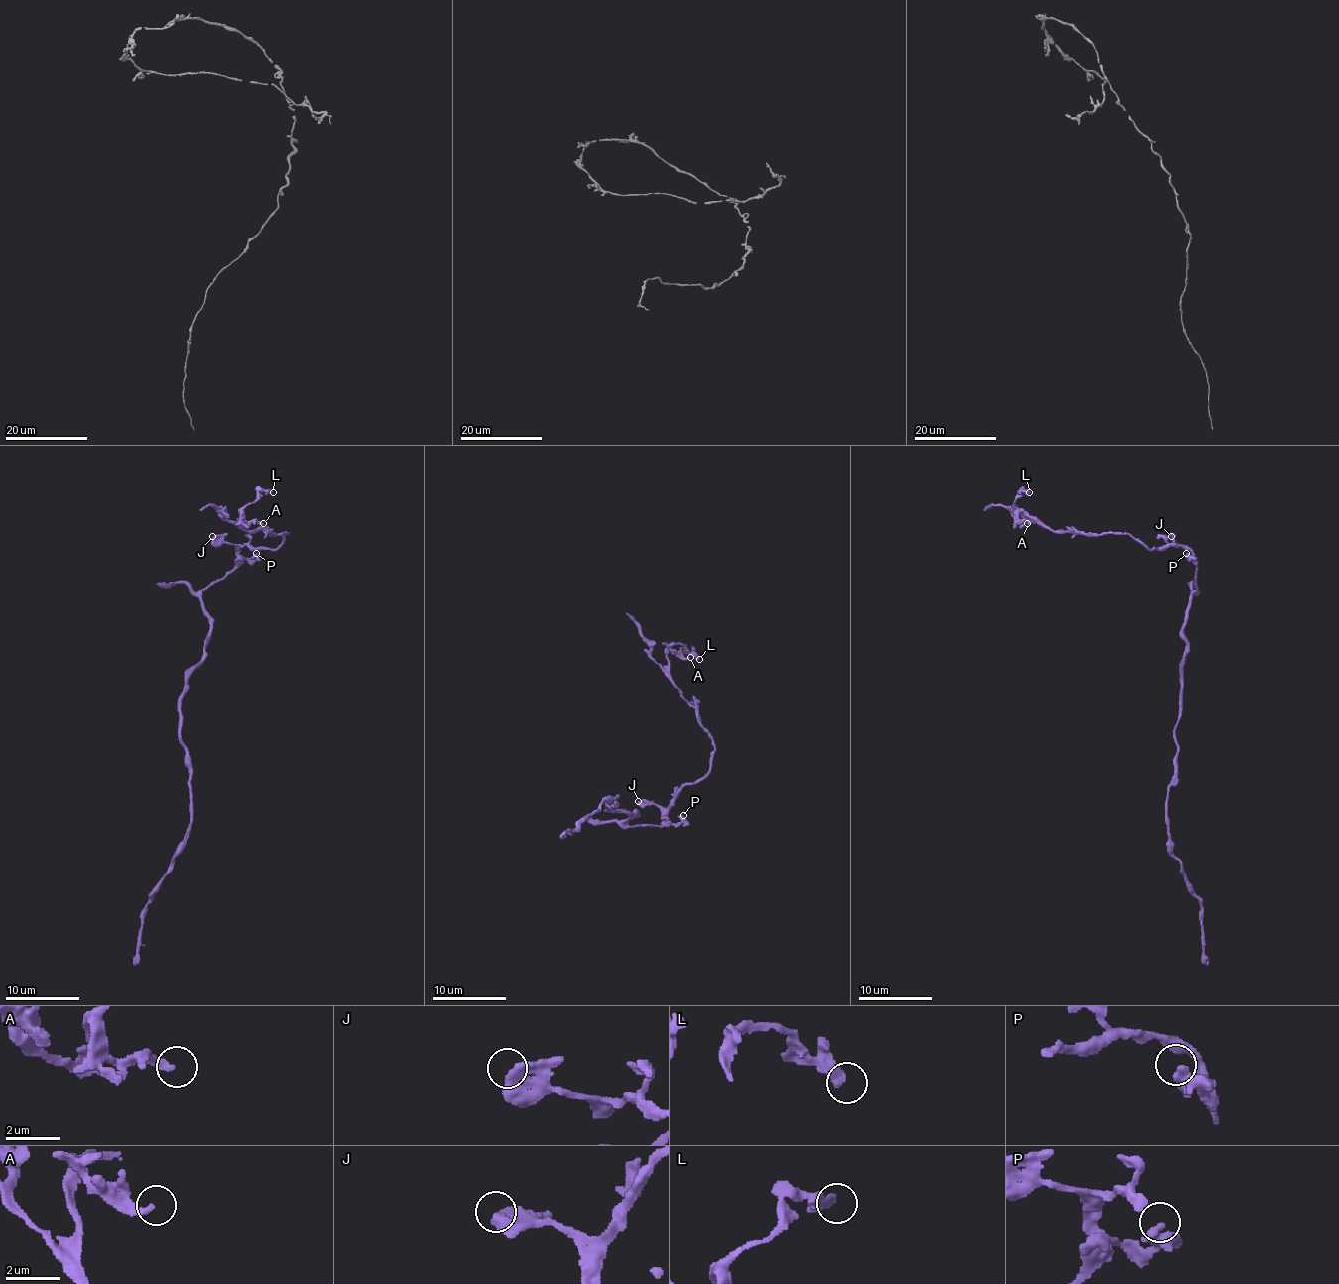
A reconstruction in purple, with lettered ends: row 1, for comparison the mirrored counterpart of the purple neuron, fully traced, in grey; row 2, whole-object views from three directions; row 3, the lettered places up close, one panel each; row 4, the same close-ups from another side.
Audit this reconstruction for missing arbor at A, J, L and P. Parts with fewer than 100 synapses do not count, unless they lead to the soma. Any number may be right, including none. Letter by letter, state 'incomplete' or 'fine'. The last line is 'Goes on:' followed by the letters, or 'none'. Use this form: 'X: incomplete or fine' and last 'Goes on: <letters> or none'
A: fine
J: fine
L: fine
P: fine
Goes on: none

